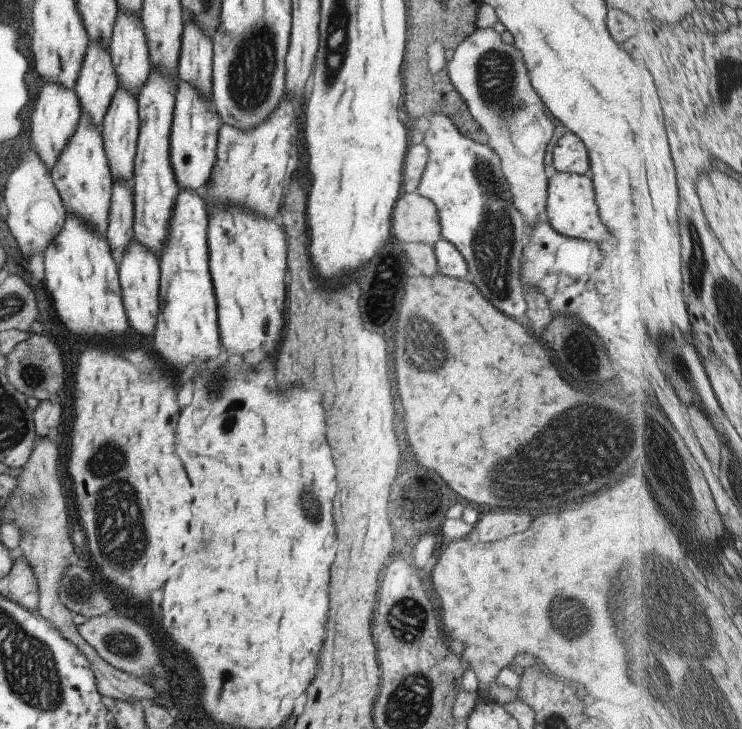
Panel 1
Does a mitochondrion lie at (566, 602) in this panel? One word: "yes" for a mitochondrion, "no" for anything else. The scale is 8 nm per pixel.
yes

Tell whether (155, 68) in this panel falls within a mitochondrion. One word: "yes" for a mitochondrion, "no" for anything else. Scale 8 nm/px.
no

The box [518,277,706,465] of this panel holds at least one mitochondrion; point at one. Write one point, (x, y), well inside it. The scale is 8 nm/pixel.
(680, 367)

